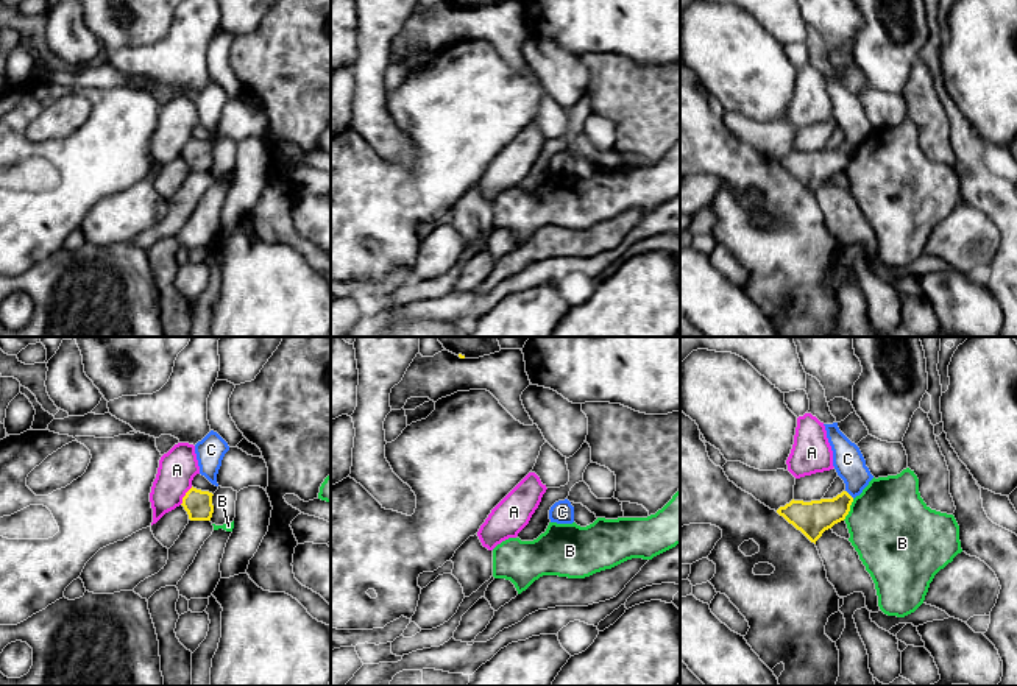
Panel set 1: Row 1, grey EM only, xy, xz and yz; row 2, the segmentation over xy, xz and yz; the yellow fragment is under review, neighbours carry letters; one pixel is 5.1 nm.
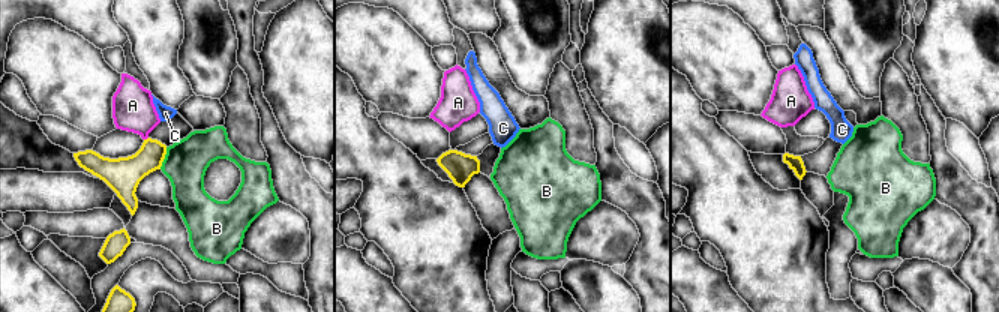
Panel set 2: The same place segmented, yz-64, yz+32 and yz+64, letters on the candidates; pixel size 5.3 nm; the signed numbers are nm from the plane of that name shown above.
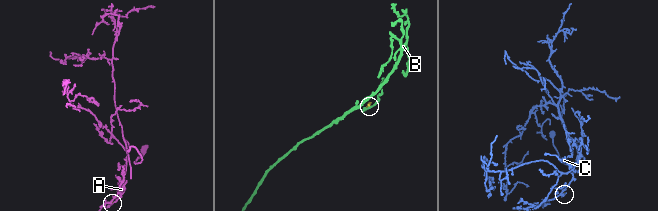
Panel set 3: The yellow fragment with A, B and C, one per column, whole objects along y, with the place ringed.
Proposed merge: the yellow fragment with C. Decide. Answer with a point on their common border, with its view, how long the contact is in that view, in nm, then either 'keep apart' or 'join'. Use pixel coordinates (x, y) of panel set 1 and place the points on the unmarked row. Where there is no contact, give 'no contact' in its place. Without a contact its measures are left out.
meets yellow in yz at (849, 145); contact 60 nm long; keep apart

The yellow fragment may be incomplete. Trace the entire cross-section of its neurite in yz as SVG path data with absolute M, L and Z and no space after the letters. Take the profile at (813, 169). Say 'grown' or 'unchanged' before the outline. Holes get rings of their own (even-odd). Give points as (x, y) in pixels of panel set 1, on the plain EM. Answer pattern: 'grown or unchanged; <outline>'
unchanged; M842 142L833 150L811 153L792 150L785 157L780 157L777 164L816 195L825 181L845 170L852 153L853 148Z

